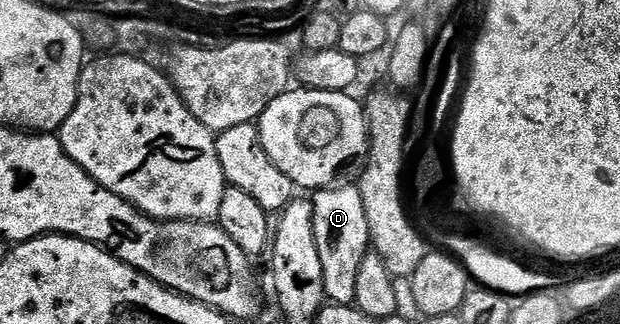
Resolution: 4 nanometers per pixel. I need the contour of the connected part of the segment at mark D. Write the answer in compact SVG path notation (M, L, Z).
M354 185L332 186L325 190L315 190L312 202L316 249L320 249L320 265L324 265L326 298L334 305L353 304L356 297L356 273L360 273L360 261L364 261L371 246L361 195Z

